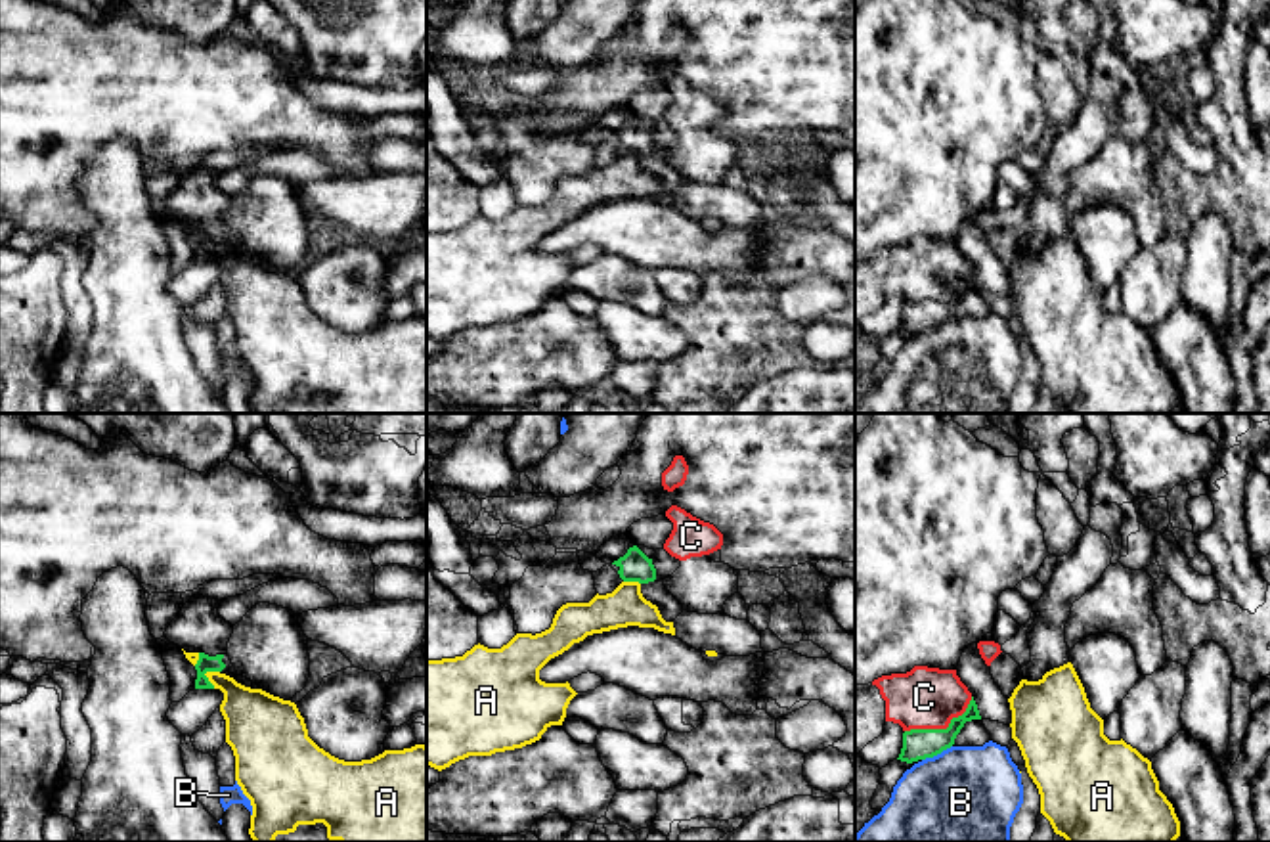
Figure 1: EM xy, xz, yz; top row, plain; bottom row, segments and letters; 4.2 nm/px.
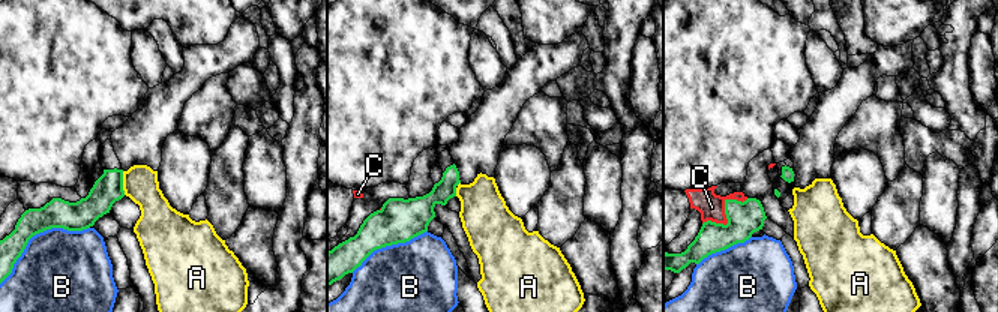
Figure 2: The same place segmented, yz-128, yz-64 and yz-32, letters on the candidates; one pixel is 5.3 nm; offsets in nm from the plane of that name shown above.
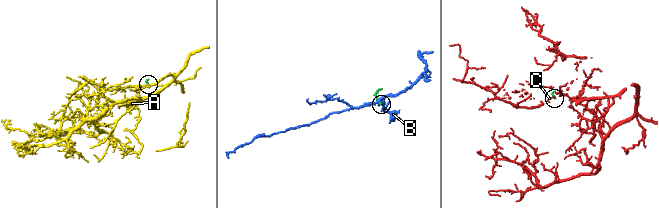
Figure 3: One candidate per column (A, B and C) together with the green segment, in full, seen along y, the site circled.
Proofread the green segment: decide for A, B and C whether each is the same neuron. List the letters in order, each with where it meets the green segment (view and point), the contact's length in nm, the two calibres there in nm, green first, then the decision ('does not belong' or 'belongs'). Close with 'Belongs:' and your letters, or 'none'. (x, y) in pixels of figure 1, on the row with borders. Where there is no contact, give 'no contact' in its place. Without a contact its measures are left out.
A: xy (207, 680) | 90 nm | 70/240 nm | does not belong
B: yz (936, 754) | 140 nm | 130/500 nm | does not belong
C: yz (941, 730) | 320 nm | 130/260 nm | does not belong
Belongs: none

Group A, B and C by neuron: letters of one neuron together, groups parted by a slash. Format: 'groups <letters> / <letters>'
groups A / B / C

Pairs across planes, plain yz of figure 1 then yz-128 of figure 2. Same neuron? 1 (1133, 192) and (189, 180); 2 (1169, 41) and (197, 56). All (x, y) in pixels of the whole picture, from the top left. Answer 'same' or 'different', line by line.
1: different
2: different

